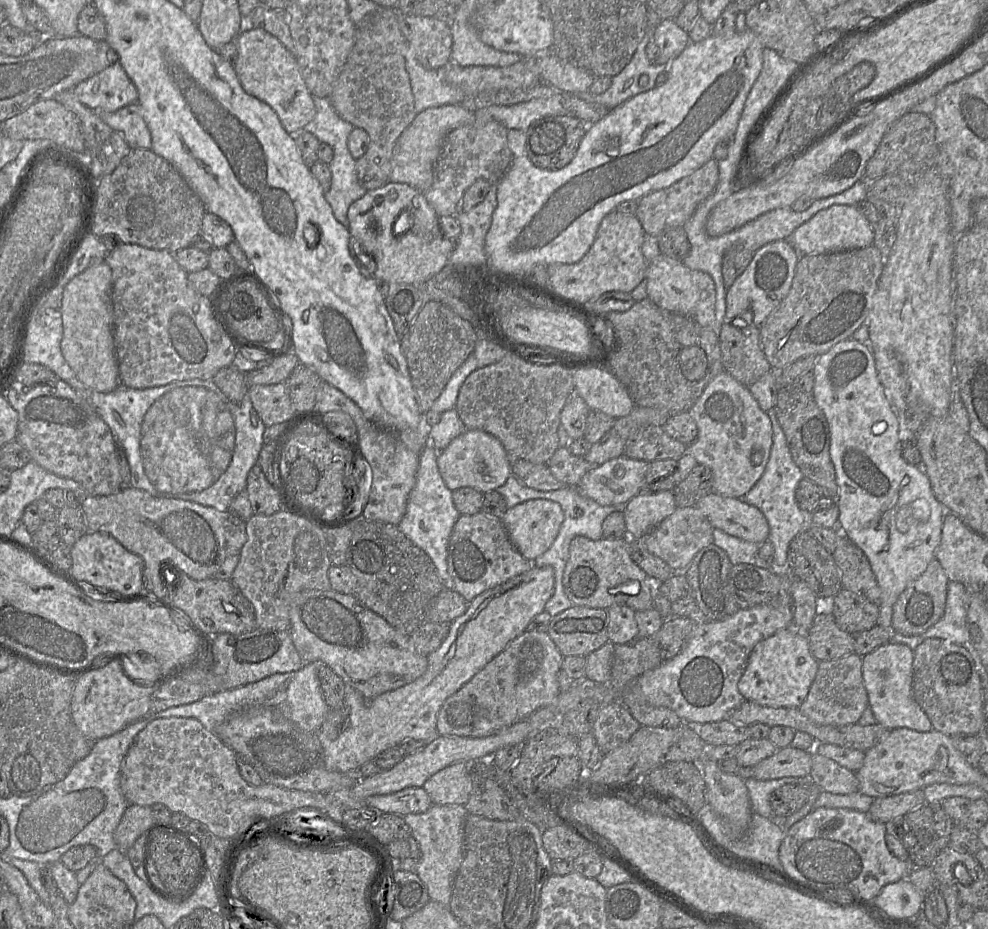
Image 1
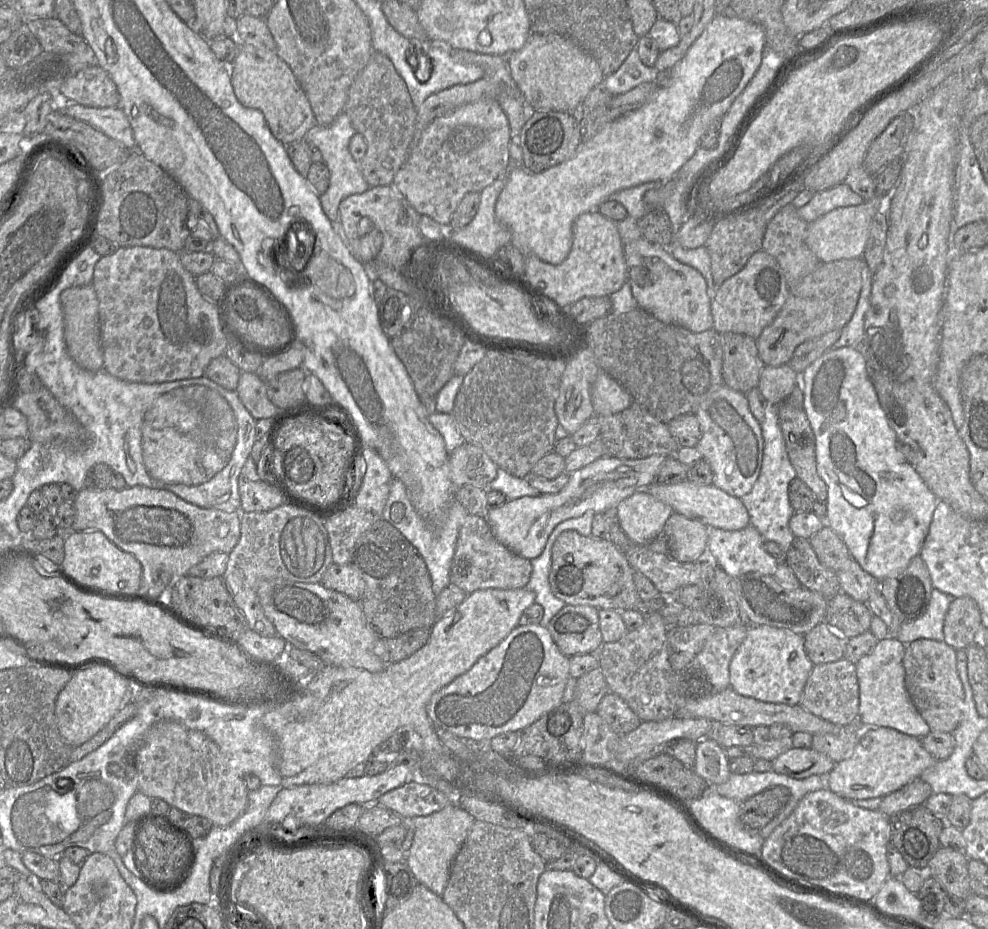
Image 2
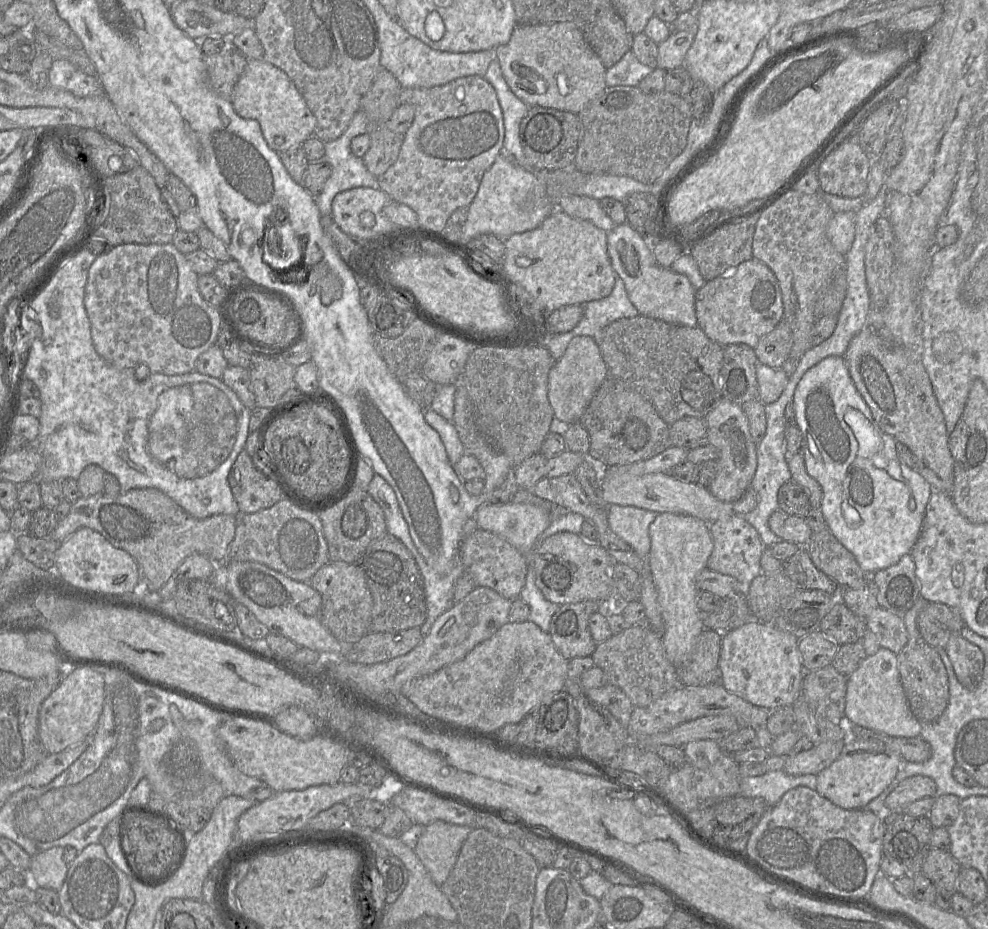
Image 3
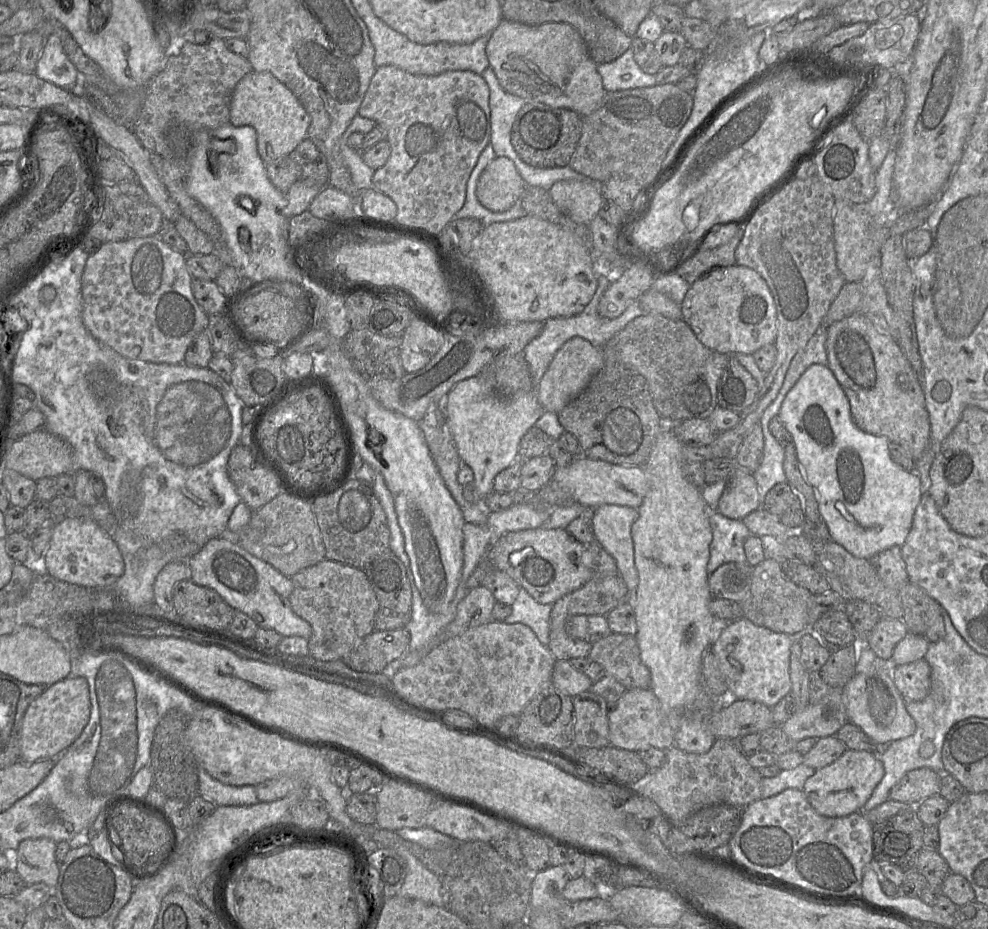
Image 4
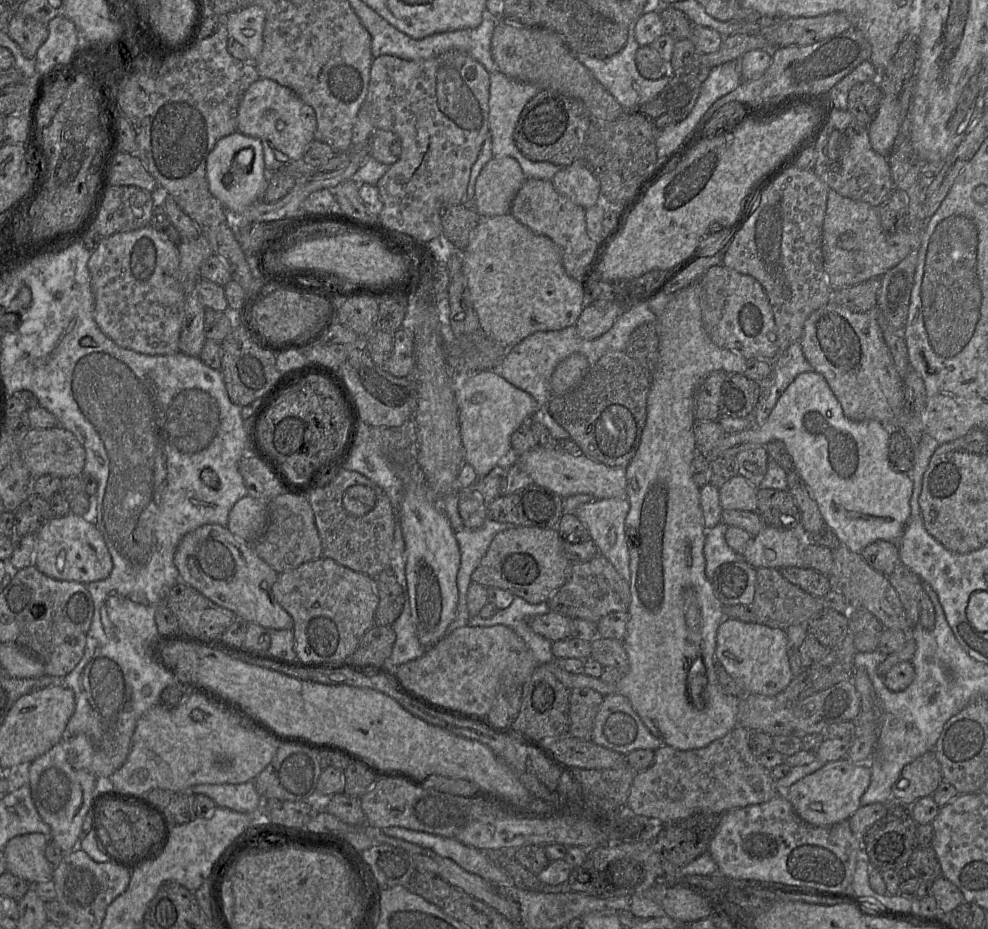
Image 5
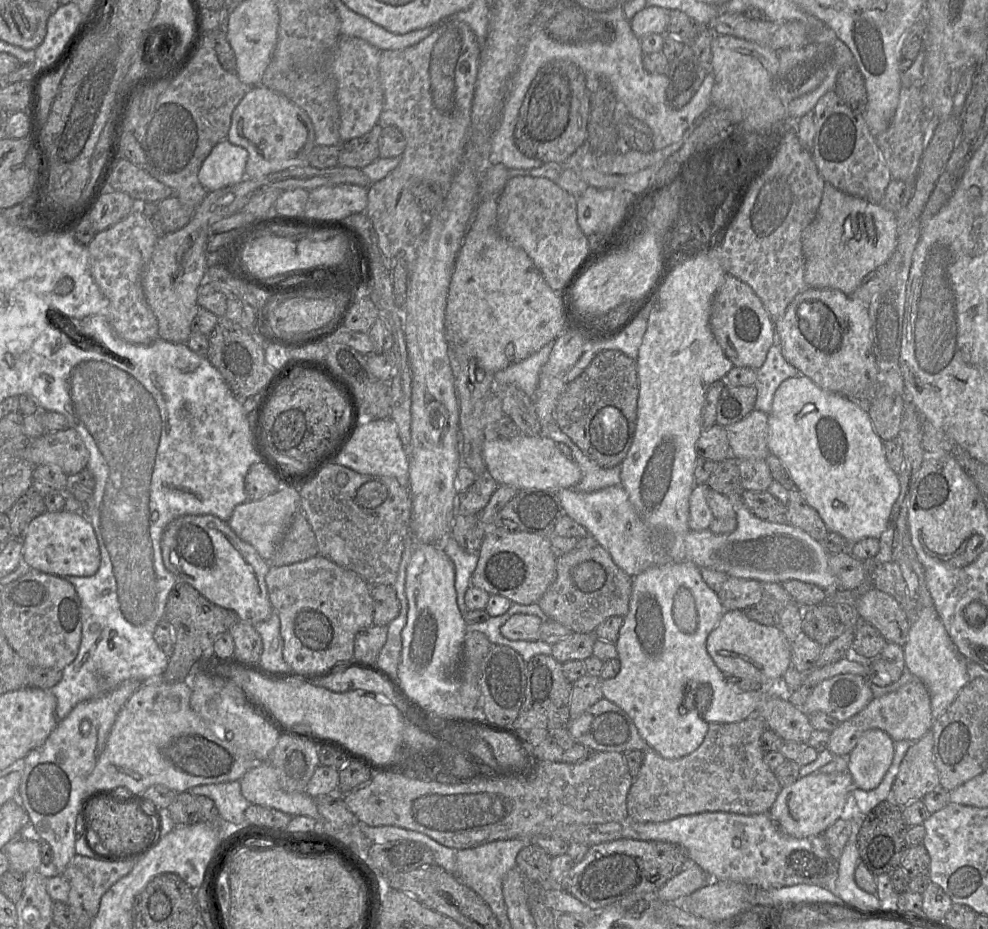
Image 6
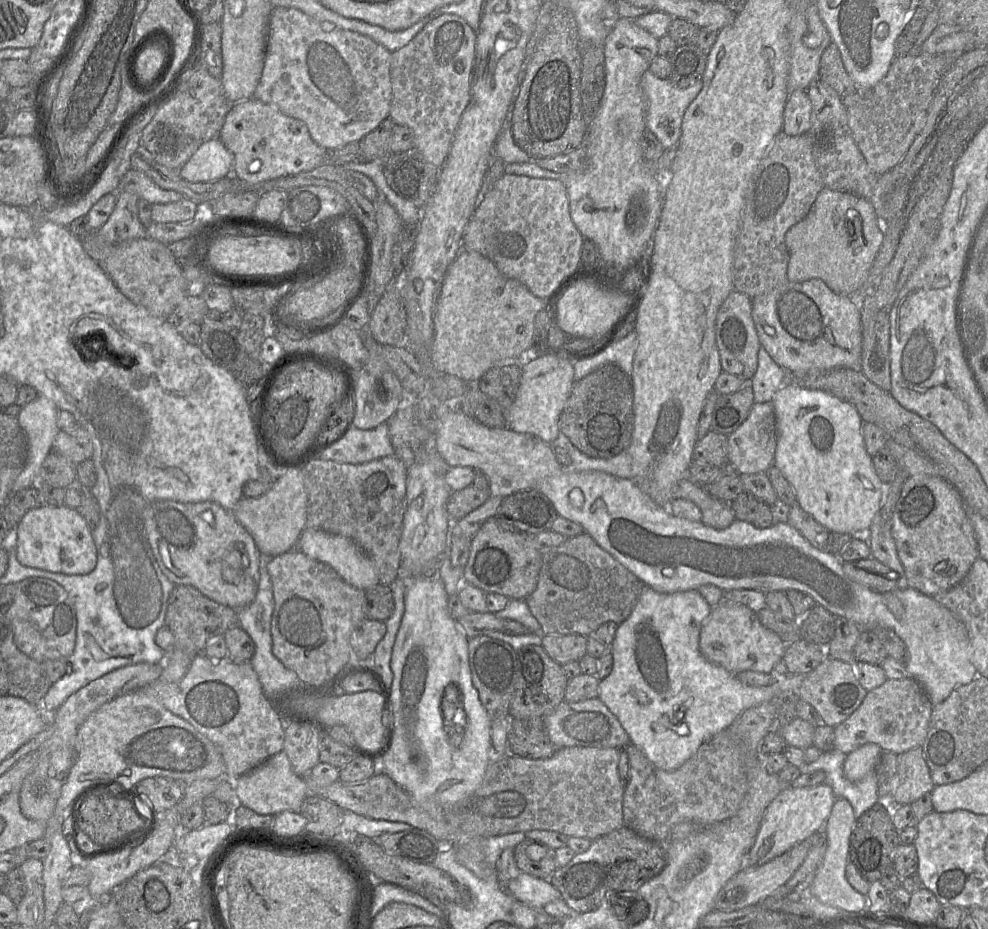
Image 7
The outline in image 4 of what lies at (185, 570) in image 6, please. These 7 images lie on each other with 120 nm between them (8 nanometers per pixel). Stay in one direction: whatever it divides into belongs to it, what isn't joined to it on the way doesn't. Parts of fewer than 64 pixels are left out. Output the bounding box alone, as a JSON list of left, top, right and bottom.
[187,535,310,638]

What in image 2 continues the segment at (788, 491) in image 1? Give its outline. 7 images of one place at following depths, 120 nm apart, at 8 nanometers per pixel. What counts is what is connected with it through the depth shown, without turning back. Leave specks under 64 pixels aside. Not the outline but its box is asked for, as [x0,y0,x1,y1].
[740,405,796,563]

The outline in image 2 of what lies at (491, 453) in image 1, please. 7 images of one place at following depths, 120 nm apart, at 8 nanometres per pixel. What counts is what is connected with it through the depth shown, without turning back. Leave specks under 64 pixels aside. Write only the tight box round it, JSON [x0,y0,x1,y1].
[449,442,499,489]

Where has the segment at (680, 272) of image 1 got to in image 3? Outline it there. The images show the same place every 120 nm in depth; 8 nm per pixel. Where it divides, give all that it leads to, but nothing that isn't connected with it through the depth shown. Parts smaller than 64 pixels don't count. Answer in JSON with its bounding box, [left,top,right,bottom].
[607,223,697,327]

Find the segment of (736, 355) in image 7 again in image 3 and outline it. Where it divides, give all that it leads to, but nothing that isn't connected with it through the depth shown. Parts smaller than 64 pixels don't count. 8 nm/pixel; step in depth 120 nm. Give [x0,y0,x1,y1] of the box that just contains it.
[695,258,783,349]

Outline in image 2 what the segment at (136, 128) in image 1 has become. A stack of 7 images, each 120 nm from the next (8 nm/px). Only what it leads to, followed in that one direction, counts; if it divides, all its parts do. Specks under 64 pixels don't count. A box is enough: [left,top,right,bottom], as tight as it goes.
[61,102,137,150]

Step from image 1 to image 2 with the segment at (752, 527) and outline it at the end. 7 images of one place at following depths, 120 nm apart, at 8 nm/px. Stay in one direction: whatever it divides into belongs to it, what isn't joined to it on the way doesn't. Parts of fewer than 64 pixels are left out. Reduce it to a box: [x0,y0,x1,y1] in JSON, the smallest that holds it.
[644,480,750,531]

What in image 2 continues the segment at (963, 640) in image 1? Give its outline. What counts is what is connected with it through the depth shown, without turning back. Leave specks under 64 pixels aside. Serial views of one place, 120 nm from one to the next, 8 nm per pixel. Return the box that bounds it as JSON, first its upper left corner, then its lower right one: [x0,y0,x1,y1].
[895,589,954,646]

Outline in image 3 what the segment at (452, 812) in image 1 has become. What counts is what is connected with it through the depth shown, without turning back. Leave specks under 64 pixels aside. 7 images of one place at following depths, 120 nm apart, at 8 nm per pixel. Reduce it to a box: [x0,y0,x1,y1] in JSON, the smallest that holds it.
[414,820,472,886]

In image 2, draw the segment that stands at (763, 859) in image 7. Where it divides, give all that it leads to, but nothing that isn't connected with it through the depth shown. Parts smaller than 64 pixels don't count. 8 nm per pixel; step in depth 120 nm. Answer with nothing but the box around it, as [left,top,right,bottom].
[826,727,937,799]

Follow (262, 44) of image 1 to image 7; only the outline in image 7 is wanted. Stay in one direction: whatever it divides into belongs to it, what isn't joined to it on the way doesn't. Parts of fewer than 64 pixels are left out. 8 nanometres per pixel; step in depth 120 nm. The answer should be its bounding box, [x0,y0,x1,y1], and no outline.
[219,98,327,183]

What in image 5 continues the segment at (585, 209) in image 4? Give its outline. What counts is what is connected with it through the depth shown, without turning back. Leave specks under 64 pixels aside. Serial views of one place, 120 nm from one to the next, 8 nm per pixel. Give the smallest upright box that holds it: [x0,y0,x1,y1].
[552,160,600,209]

